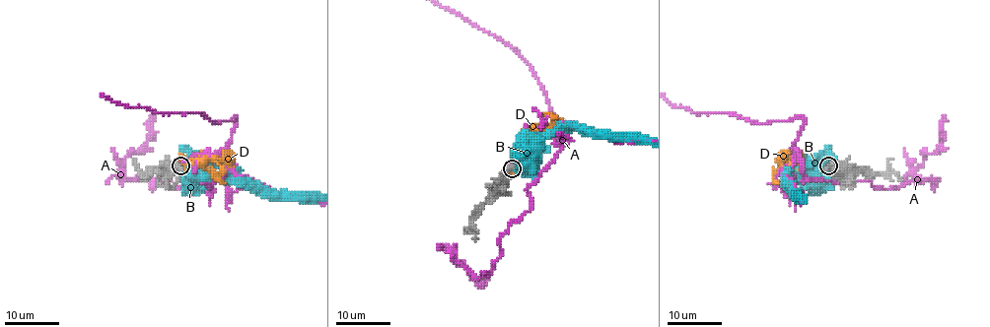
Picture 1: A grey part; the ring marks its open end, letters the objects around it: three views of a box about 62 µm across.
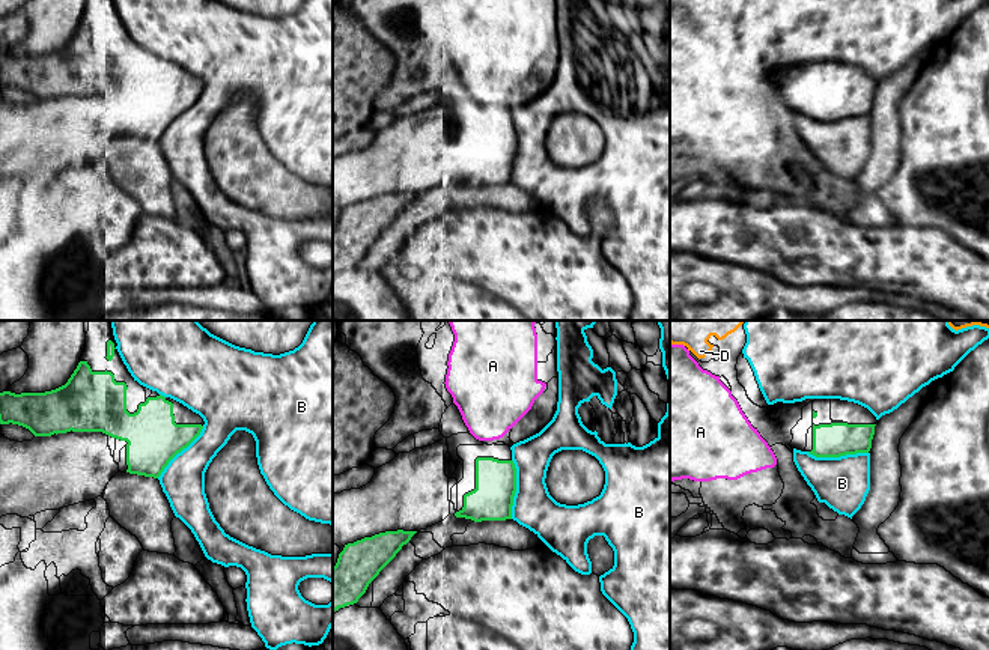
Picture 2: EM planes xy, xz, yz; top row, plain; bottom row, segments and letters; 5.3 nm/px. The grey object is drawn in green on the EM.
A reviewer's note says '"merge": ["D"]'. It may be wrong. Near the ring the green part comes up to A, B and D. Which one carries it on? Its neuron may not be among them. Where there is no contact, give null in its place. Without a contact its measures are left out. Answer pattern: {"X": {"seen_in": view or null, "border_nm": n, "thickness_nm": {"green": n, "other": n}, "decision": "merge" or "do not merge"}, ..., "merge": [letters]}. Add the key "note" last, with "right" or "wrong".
{"A": {"seen_in": null, "decision": "do not merge"}, "B": {"seen_in": "yz", "border_nm": 320, "thickness_nm": {"green": 180, "other": 280}, "decision": "do not merge"}, "D": {"seen_in": null, "decision": "merge"}, "merge": ["D"], "note": "right"}

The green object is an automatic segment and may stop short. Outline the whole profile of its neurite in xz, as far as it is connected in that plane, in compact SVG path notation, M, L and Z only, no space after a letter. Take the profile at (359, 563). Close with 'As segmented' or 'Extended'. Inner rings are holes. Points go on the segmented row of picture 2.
M385 531L345 545L333 567L333 611L354 605L417 531Z. As segmented

